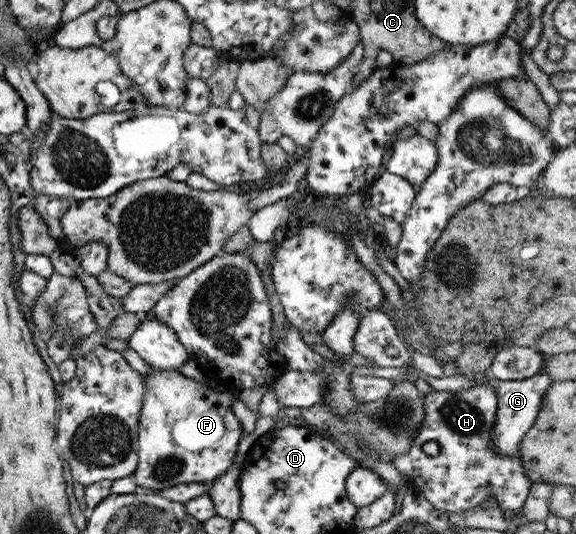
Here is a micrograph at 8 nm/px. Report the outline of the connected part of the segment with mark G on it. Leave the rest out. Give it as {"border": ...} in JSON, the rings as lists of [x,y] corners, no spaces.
{"border":[[[543,371],[525,378],[523,380],[499,380],[495,377],[489,379],[491,388],[497,394],[496,412],[493,433],[491,433],[491,443],[501,455],[517,454],[518,444],[536,422],[535,418],[539,414],[541,398],[547,392],[551,379]]]}

